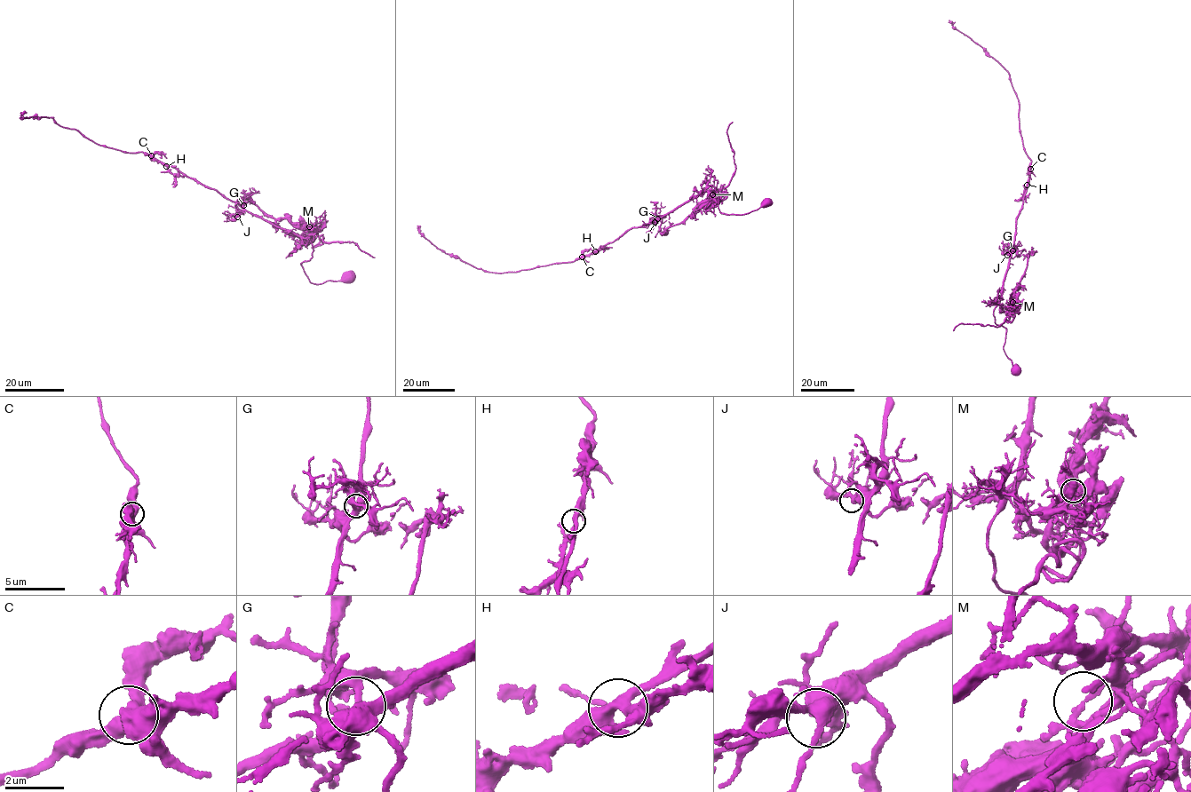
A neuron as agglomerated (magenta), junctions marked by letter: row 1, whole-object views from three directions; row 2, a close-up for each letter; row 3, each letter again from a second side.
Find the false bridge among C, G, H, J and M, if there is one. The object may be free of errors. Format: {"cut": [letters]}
{"cut": ["M"]}

